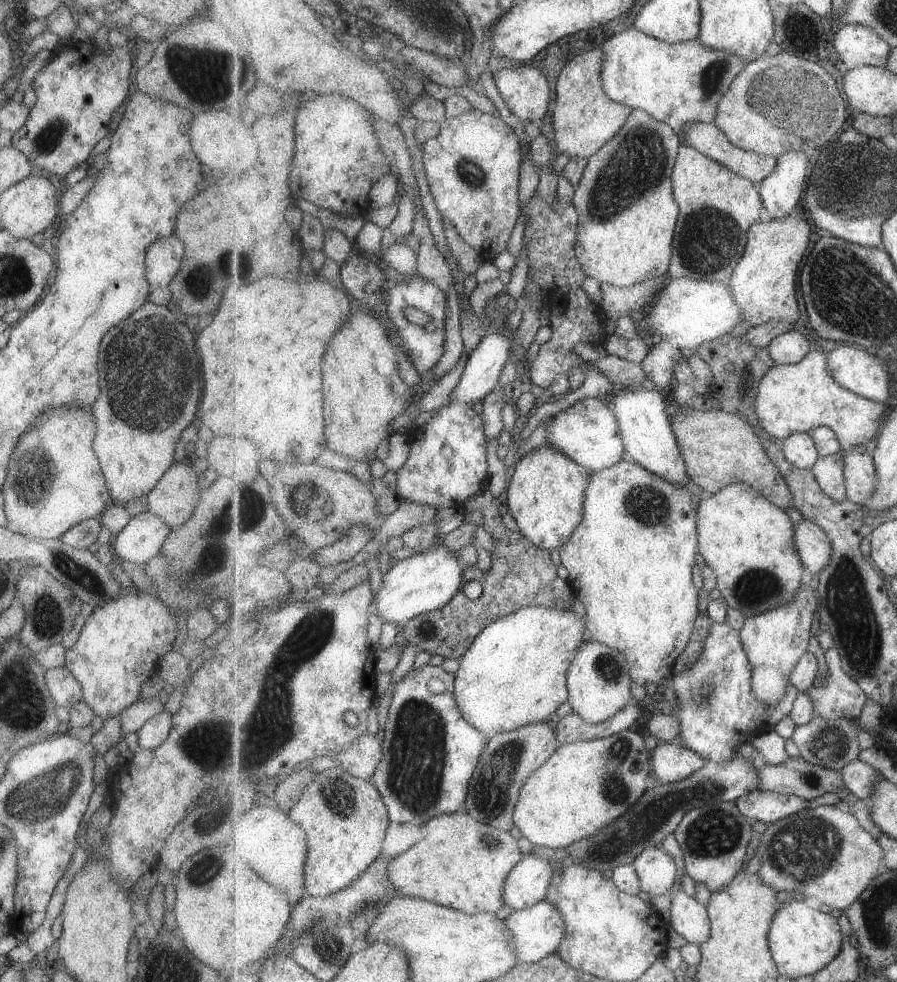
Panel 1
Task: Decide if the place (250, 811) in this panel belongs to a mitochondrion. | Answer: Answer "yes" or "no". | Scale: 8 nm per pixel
no

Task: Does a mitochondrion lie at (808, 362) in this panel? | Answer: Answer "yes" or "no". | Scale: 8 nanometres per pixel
no

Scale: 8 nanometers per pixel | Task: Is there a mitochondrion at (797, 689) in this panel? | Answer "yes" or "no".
no

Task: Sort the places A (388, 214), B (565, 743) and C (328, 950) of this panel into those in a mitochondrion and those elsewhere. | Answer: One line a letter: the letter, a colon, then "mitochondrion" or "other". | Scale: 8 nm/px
A: other
B: other
C: mitochondrion

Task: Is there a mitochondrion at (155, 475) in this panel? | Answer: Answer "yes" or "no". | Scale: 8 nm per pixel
no

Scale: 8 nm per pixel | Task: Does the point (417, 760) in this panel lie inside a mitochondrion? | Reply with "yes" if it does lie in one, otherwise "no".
yes

